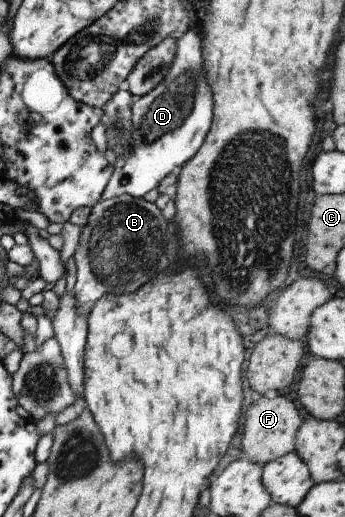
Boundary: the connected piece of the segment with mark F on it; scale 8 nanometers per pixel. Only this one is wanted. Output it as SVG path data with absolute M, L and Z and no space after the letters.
M277 395L274 398L260 397L250 406L243 421L243 435L240 450L242 457L248 458L259 465L265 465L274 459L280 459L294 448L294 432L302 424L300 414L294 404Z

